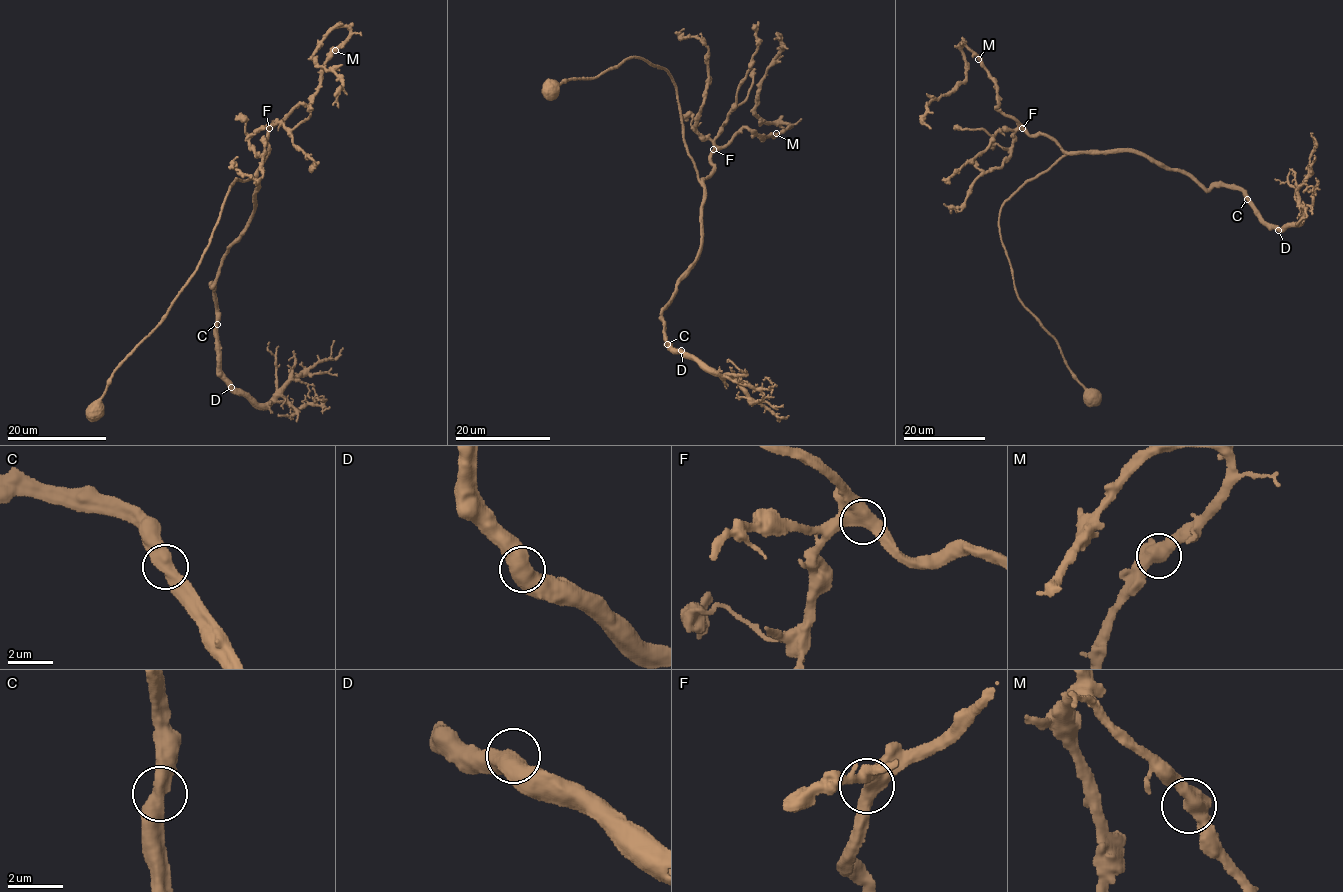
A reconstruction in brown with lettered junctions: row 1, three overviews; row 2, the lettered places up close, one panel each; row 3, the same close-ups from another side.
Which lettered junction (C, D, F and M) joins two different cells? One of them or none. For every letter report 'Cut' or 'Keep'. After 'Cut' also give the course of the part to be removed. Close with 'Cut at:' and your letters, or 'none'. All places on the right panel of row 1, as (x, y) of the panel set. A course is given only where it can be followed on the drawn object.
C: Keep
D: Keep
F: Keep
M: Keep
Cut at: none

